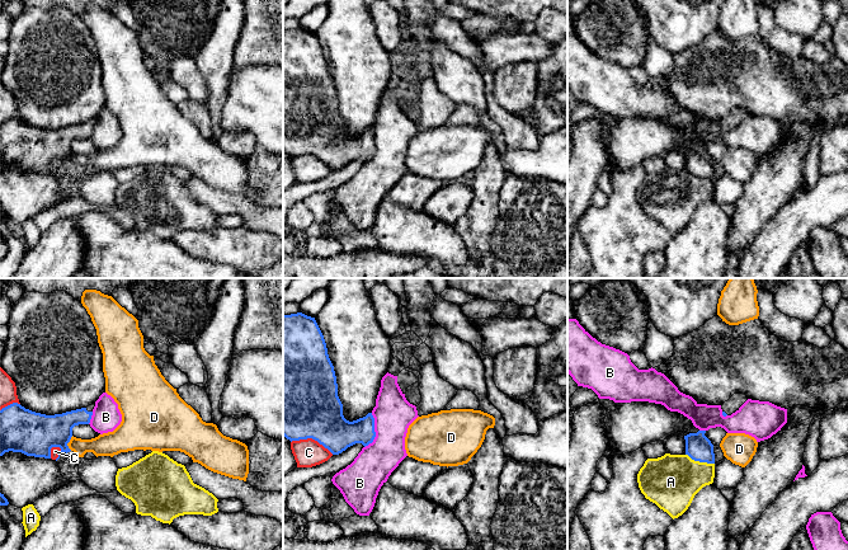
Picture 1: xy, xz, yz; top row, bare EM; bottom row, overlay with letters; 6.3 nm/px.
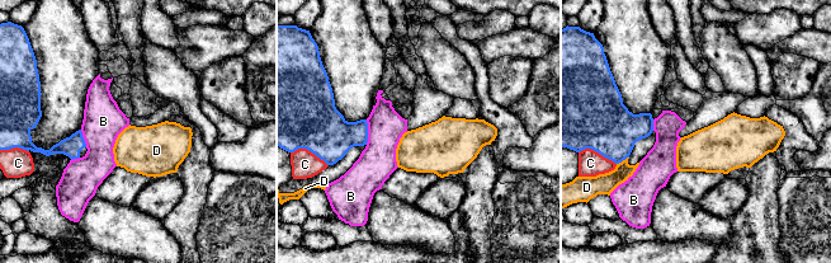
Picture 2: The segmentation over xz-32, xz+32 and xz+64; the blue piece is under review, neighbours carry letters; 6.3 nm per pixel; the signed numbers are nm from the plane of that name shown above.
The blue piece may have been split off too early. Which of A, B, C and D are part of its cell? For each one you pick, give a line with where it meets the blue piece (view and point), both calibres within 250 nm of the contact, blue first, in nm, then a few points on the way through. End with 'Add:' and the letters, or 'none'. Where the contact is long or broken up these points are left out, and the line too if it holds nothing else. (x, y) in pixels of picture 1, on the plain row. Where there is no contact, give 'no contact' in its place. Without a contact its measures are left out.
Add: none

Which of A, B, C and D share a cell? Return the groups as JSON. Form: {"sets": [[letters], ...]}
{"sets": [["A"], ["B"], ["C"], ["D"]]}

